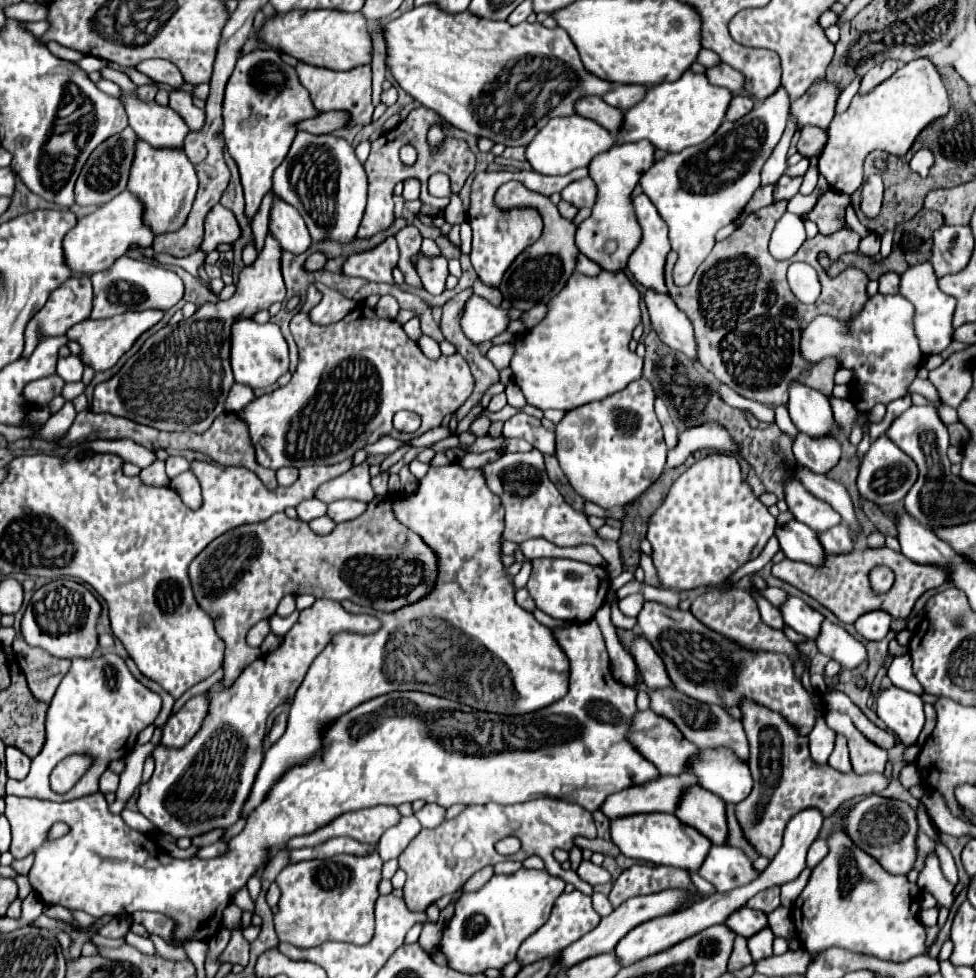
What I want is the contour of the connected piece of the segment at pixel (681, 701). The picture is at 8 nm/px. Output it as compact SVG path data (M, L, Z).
M641 684L641 690L645 690L649 694L649 700L651 700L649 708L653 712L657 712L659 716L665 716L667 720L671 720L681 730L681 734L689 742L693 742L697 748L705 750L705 748L725 746L725 748L731 748L739 758L743 758L743 760L749 758L749 744L747 744L747 738L745 738L745 732L743 732L743 724L739 720L731 718L725 708L713 706L713 704L701 704L699 700L689 698L689 696L685 696L683 692L679 692L671 686L651 690L645 684Z

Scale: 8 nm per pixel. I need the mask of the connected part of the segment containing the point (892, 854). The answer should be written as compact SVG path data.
M881 796L861 798L855 806L845 814L845 832L849 830L849 838L857 848L873 856L881 868L891 874L907 874L915 862L915 838L917 838L917 818L909 804L899 800L889 800Z

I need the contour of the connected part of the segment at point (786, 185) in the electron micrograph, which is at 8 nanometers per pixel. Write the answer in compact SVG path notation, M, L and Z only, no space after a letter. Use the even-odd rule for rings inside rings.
M781 176L779 182L773 188L773 200L791 200L801 186L803 178L789 178L789 176Z

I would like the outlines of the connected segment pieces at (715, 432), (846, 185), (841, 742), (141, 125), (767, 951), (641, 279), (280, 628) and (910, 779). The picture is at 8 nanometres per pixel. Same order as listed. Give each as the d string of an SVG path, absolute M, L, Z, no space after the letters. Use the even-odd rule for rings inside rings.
M701 424L697 428L689 428L679 434L677 448L669 450L667 466L677 468L681 466L687 456L699 448L717 448L717 450L737 450L733 440L729 438L727 430L721 424Z
M919 58L901 66L889 80L871 92L857 94L851 106L829 124L829 142L819 156L819 174L827 184L845 194L853 194L863 184L863 160L873 150L903 156L919 132L933 120L949 112L947 90L931 60Z
M837 734L837 740L835 740L835 750L833 754L829 756L829 766L847 774L851 772L851 762L849 762L849 752L847 752L847 744L845 744L845 736Z
M121 92L119 100L125 106L133 132L155 148L181 148L189 128L177 112L157 102L143 102L135 92Z
M763 928L761 932L753 934L749 940L747 940L747 946L749 946L749 952L753 956L755 962L763 960L763 958L769 958L773 954L773 932L769 928Z
M645 194L635 196L633 204L635 204L639 224L643 228L643 240L641 240L639 248L629 258L629 266L627 266L629 274L633 276L633 280L637 284L643 286L643 290L655 290L659 294L669 294L667 286L665 286L665 278L663 278L665 260L667 260L667 254L671 252L671 244L669 244L669 238L667 238L667 224L665 224L665 220L661 220L661 216L657 214L653 202Z
M293 612L291 616L287 616L287 618L281 618L281 616L271 616L269 618L269 628L271 628L271 632L275 632L275 634L279 634L279 636L285 636L287 632L289 632L289 628L297 622L297 618L299 618L299 612Z
M911 762L907 768L903 768L901 774L899 774L899 780L903 782L905 788L911 788L911 786L915 786L915 784L921 784L921 776L919 776L917 764Z

